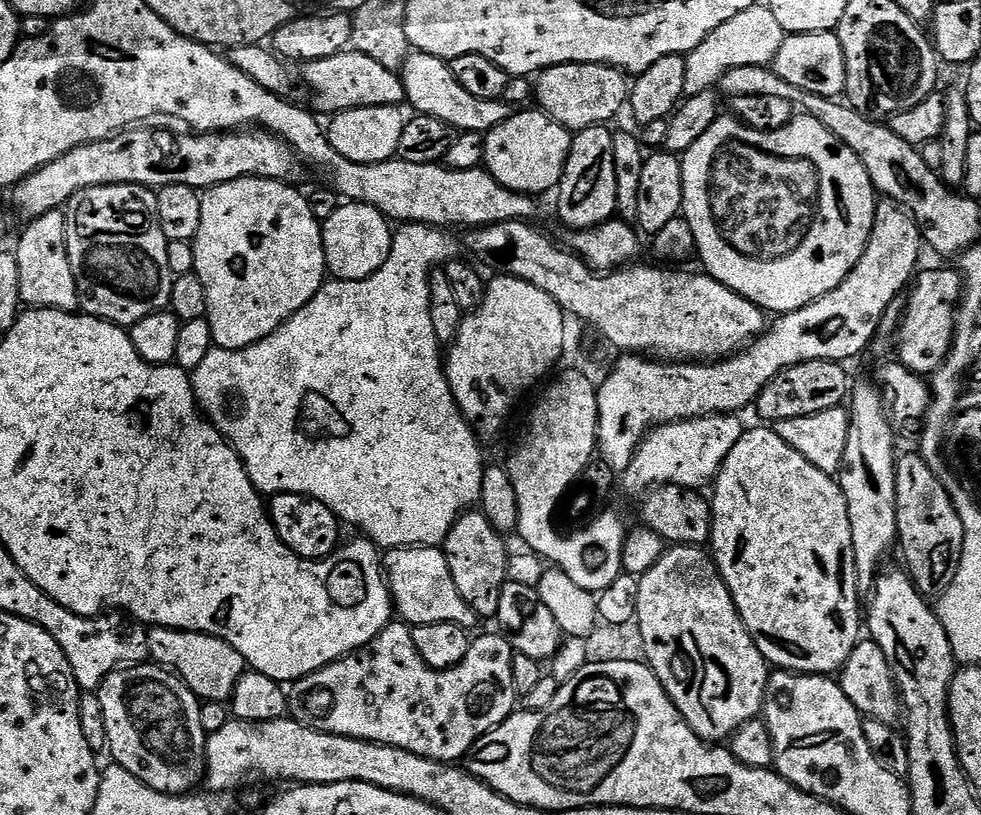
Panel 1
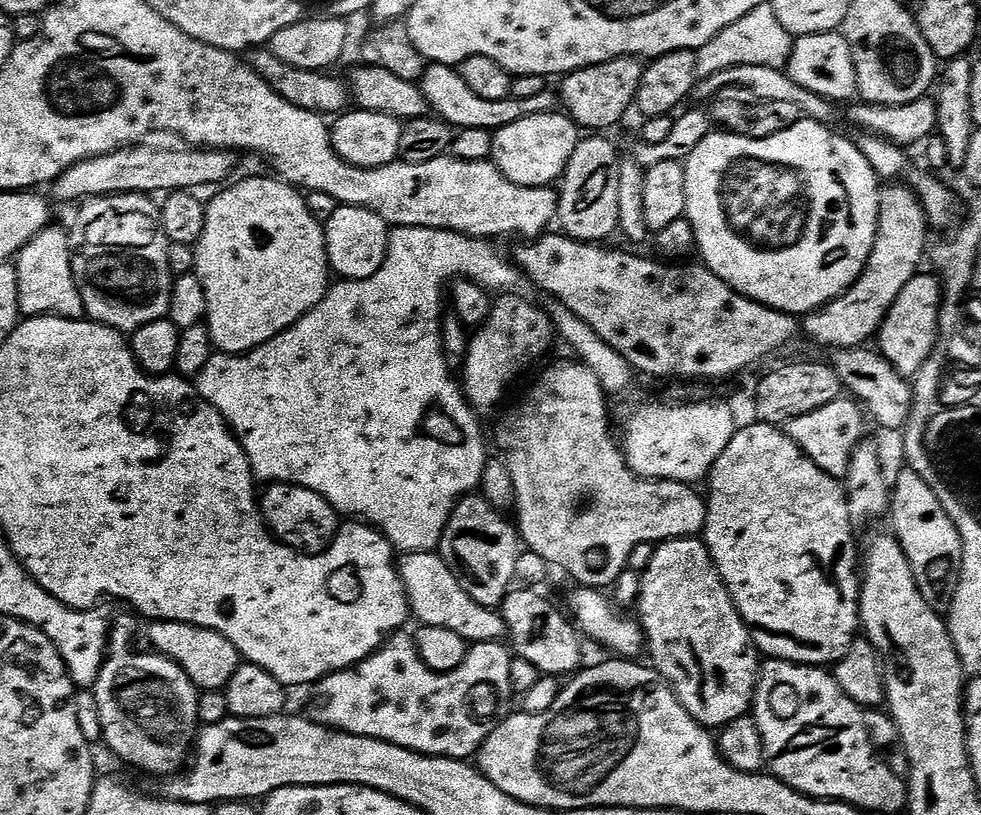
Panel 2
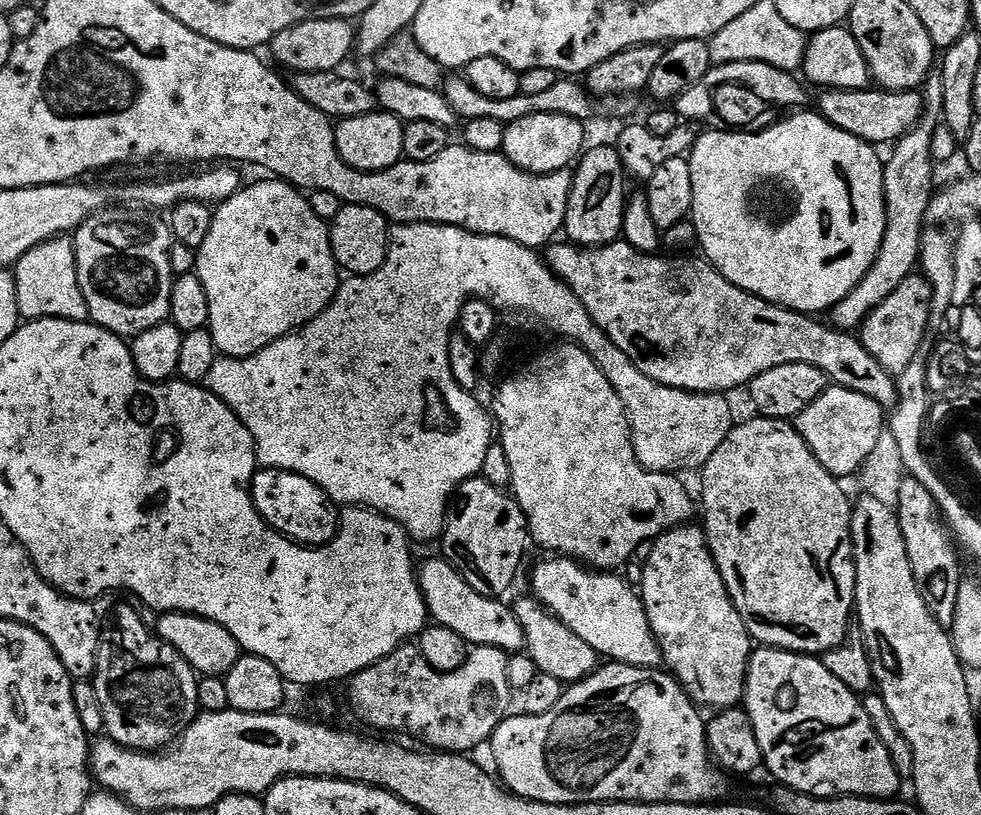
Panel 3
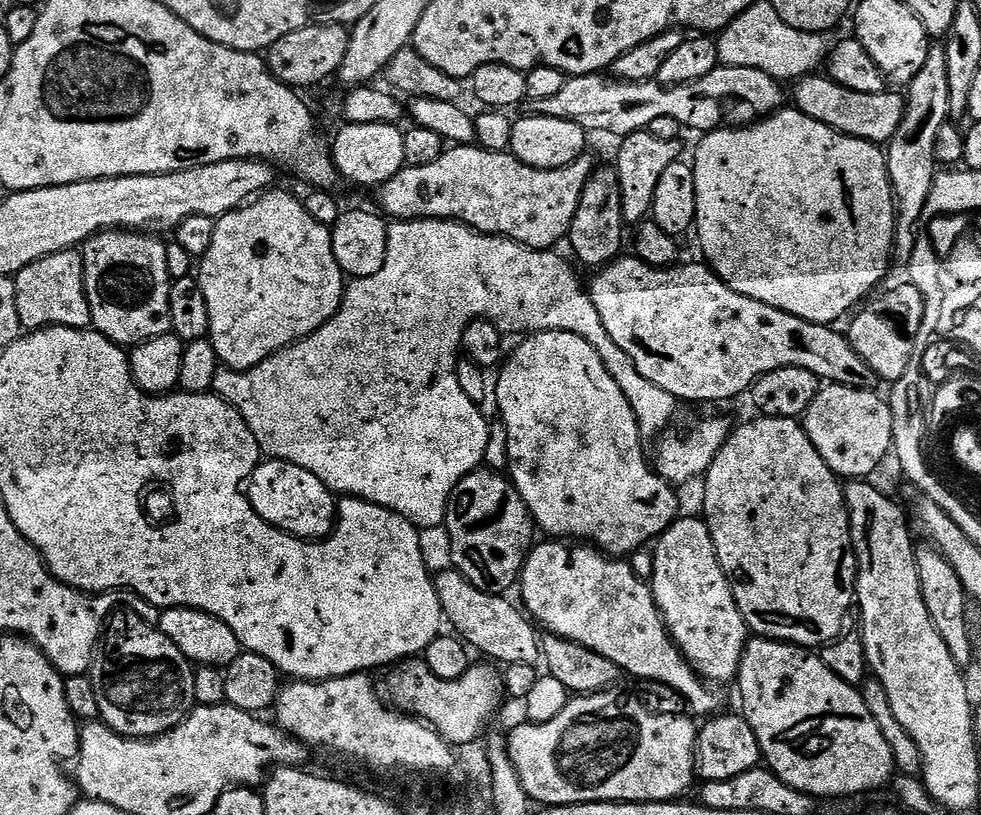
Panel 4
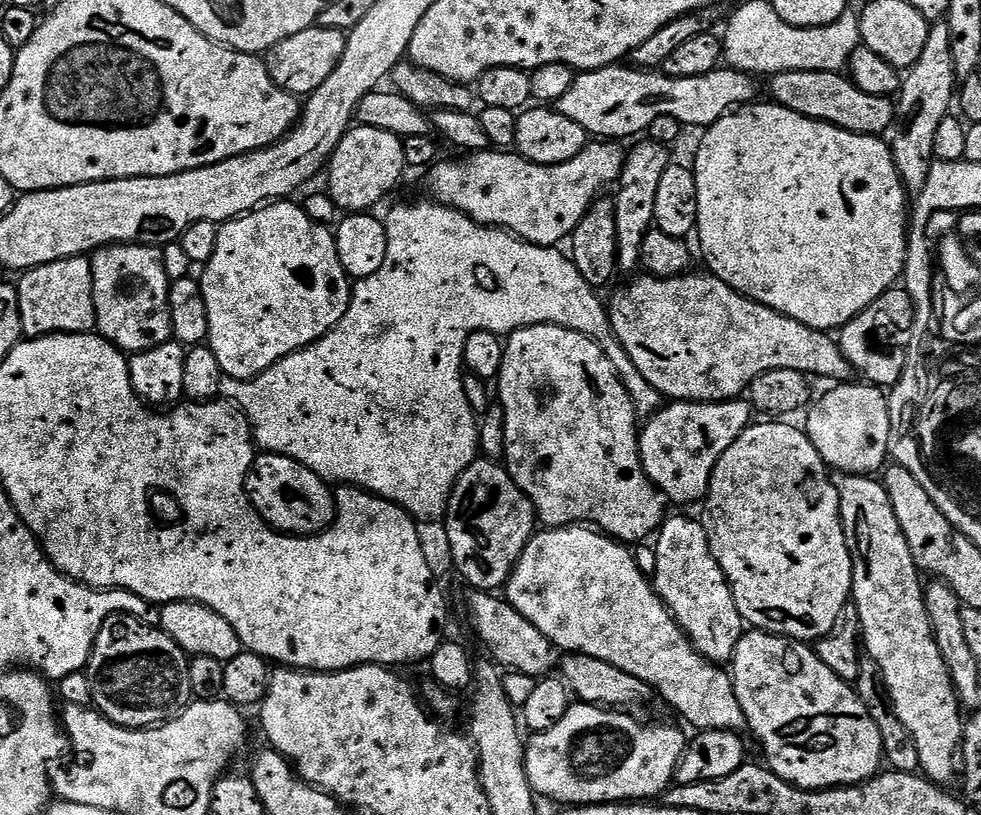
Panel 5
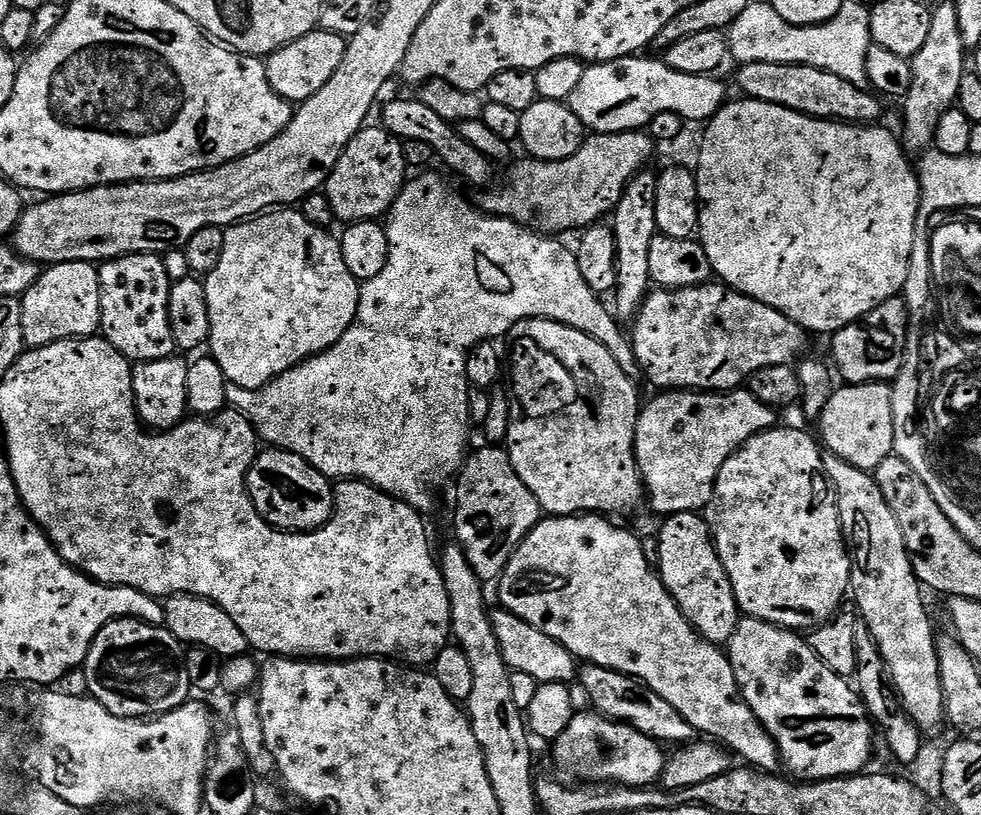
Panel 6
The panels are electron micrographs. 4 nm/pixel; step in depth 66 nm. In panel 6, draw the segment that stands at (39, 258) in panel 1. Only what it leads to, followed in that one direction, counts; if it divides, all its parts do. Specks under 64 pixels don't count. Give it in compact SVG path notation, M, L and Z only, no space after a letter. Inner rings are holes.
M90 262L49 264L20 300L25 349L63 340L82 340L100 332L100 270Z

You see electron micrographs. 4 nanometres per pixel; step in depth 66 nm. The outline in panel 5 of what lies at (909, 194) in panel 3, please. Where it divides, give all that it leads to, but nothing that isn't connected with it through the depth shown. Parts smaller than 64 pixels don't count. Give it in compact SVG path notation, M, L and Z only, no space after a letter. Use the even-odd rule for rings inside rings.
M936 22L928 29L926 46L918 62L907 69L895 101L898 123L891 129L890 147L905 192L915 194L926 186L926 178L930 176L934 163L934 134L942 118L953 111L957 96L958 81L954 57L950 54L950 30L947 23Z

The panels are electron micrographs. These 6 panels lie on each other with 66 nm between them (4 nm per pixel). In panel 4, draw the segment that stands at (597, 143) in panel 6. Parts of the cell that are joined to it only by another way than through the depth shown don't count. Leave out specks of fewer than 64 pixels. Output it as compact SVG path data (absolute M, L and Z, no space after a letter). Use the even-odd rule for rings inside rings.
M461 144L459 146L445 147L444 153L430 162L427 166L414 166L413 168L404 167L401 172L394 174L394 178L390 178L385 184L380 185L378 195L380 195L379 211L385 217L391 218L393 221L398 220L457 220L459 224L465 224L467 228L472 228L475 232L483 232L485 236L506 236L509 240L524 244L528 248L538 248L541 250L552 250L557 246L556 243L563 241L571 230L571 223L574 220L576 211L578 210L578 202L582 196L582 190L586 186L586 182L592 177L594 171L594 163L590 158L591 155L585 154L579 156L570 166L562 166L561 168L551 168L550 170L542 170L534 166L526 166L526 162L522 162L517 156L513 156L511 151L507 152L491 152L476 144Z

